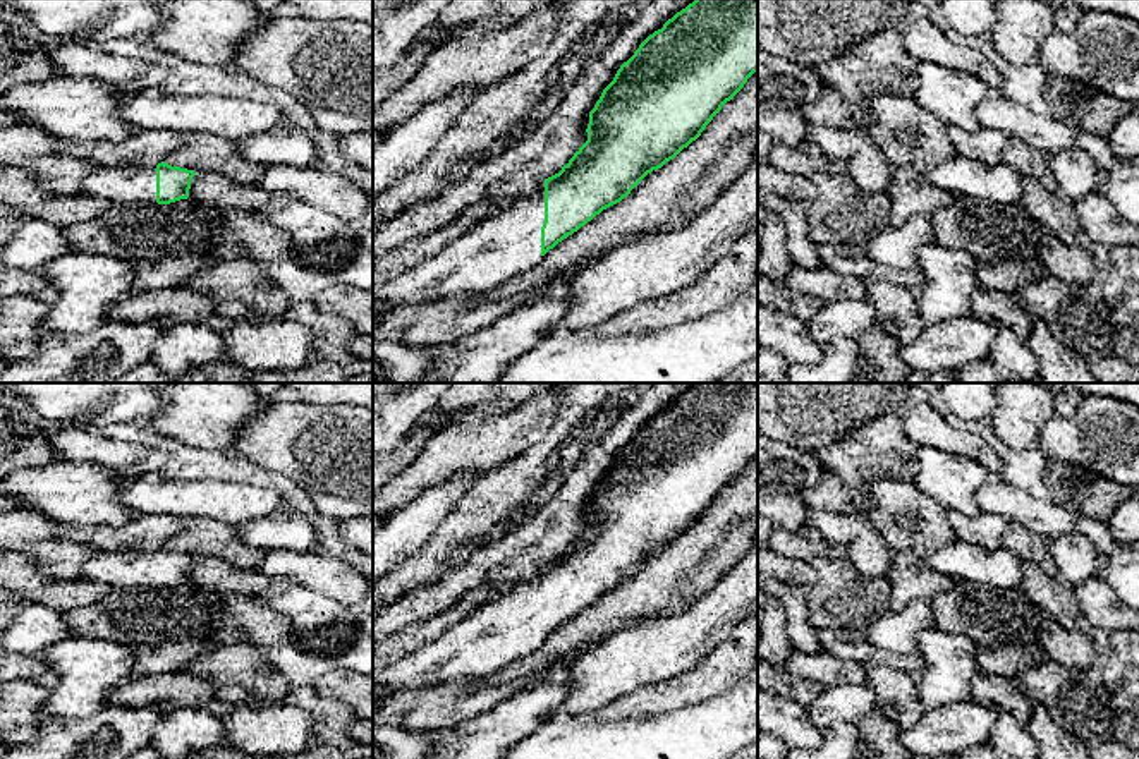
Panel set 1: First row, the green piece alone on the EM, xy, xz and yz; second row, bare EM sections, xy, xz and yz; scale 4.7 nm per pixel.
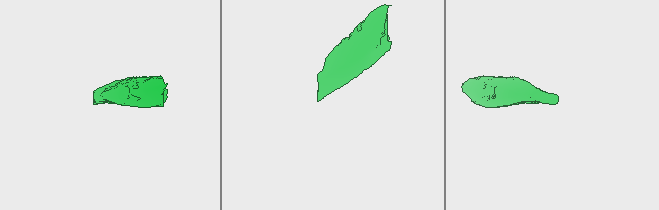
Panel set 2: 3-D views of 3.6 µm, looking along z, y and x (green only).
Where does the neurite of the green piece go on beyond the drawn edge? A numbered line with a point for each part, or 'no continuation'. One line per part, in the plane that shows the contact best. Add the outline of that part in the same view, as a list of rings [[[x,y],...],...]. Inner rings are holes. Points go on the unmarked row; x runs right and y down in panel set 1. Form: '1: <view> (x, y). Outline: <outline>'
1: xz (507, 627). Outline: [[[545,567],[476,608],[435,642],[373,671],[373,690],[393,695],[486,678],[541,646],[543,606]]]

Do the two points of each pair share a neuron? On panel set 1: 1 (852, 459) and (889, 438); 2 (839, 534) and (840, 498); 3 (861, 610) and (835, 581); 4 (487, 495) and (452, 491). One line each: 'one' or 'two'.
1: one
2: two
3: one
4: two

